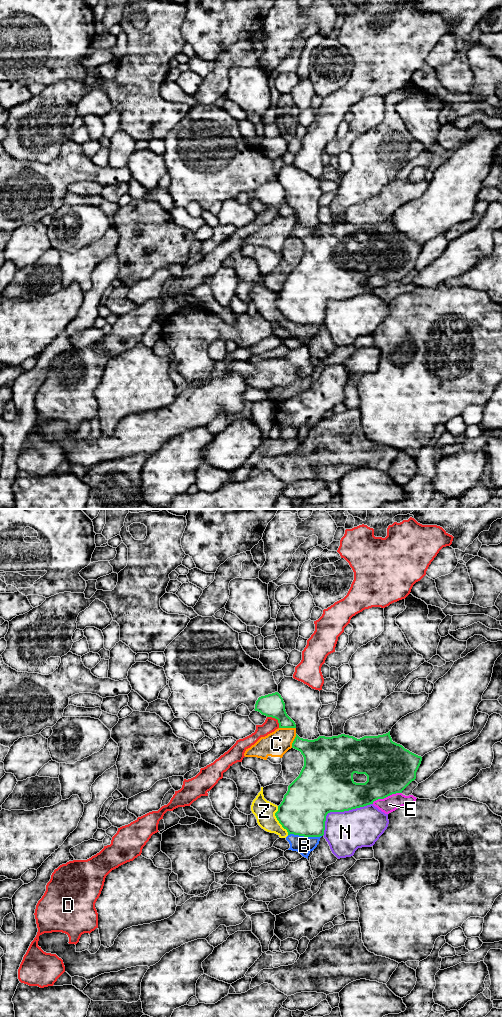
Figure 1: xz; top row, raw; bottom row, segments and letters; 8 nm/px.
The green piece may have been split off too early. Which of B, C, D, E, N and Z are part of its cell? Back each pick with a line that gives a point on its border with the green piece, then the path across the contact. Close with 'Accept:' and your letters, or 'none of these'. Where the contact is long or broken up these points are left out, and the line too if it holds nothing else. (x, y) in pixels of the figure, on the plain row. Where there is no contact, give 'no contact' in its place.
Accept: none of these

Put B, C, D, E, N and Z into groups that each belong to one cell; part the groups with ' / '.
B Z / C / D / E / N

